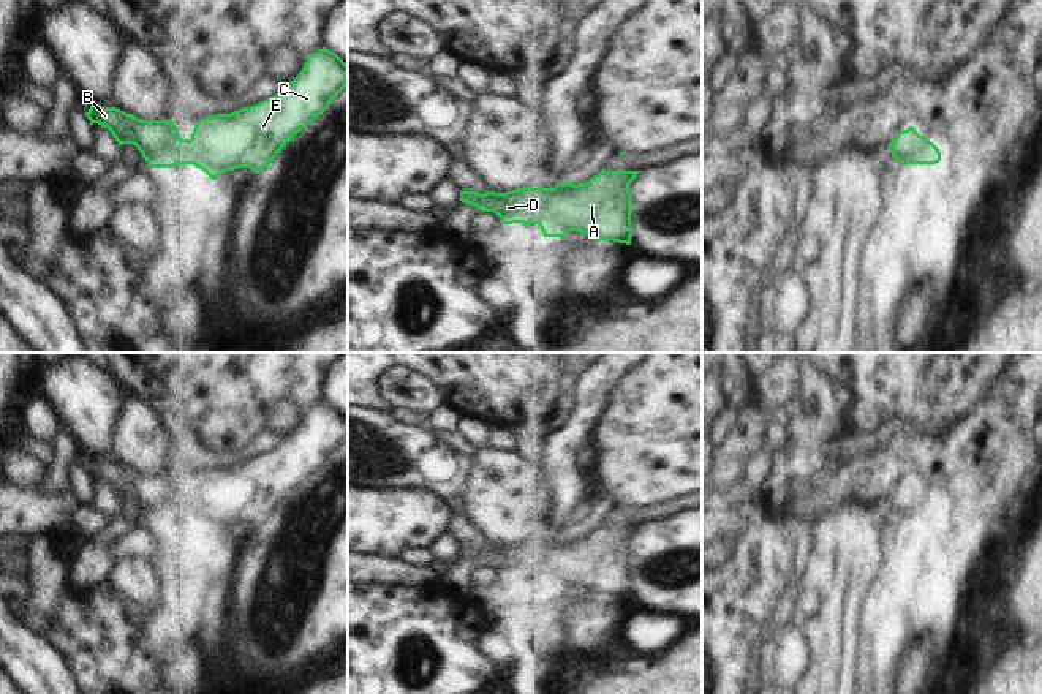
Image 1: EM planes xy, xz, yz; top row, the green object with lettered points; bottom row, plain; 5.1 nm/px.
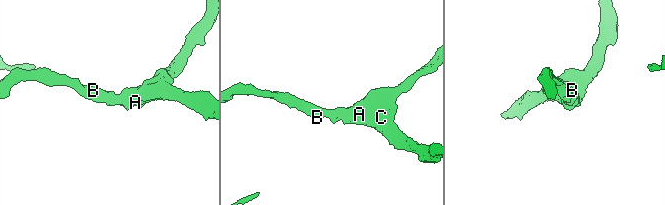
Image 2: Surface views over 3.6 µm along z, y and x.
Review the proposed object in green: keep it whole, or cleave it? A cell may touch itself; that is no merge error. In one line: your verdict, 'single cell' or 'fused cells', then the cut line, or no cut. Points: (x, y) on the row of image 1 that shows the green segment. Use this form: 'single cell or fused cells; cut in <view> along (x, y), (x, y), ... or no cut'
single cell; no cut

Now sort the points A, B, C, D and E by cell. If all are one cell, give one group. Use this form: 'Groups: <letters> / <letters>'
Groups: A B C D E

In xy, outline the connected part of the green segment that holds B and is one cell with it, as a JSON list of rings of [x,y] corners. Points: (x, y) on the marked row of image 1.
[[[323,47],[275,96],[255,106],[201,119],[191,139],[182,139],[172,120],[142,120],[117,107],[92,104],[90,125],[108,128],[119,145],[133,144],[150,168],[193,164],[212,180],[237,168],[259,174],[277,153],[348,85],[348,65]]]

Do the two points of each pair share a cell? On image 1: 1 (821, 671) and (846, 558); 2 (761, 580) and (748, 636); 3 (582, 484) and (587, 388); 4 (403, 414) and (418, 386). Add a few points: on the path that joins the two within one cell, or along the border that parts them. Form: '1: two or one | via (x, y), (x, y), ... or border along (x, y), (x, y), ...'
1: one | via (829, 642), (829, 595), (835, 587)
2: one | via (750, 595), (748, 622)
3: one | via (574, 460), (574, 432), (584, 411)
4: two | border along (381, 407), (405, 407), (427, 414)

